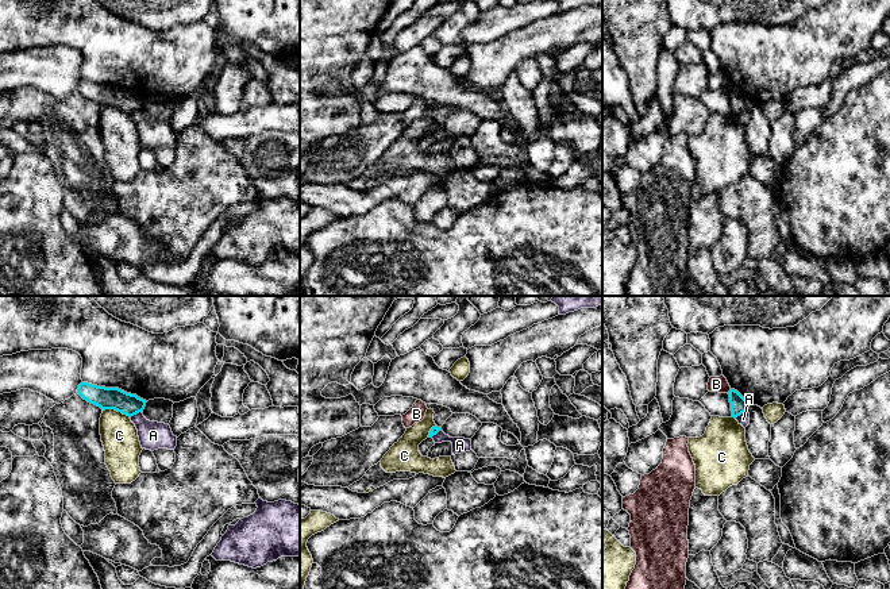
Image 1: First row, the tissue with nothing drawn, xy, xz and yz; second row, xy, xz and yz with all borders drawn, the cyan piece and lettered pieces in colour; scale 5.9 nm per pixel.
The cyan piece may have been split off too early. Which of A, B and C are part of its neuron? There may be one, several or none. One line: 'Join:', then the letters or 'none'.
Join: none

